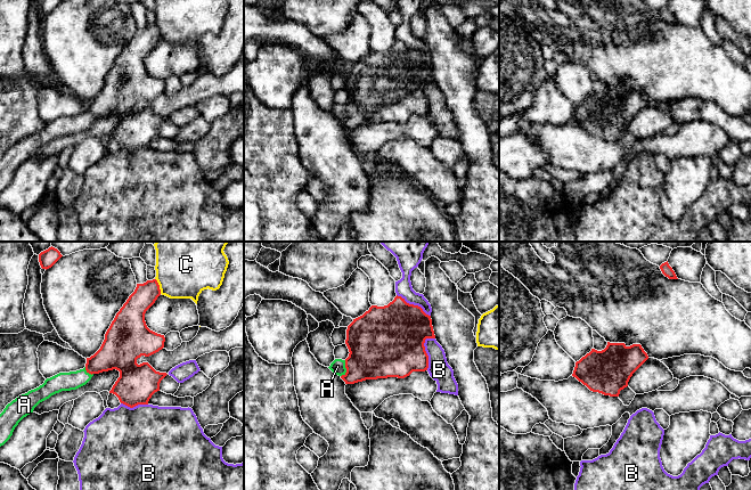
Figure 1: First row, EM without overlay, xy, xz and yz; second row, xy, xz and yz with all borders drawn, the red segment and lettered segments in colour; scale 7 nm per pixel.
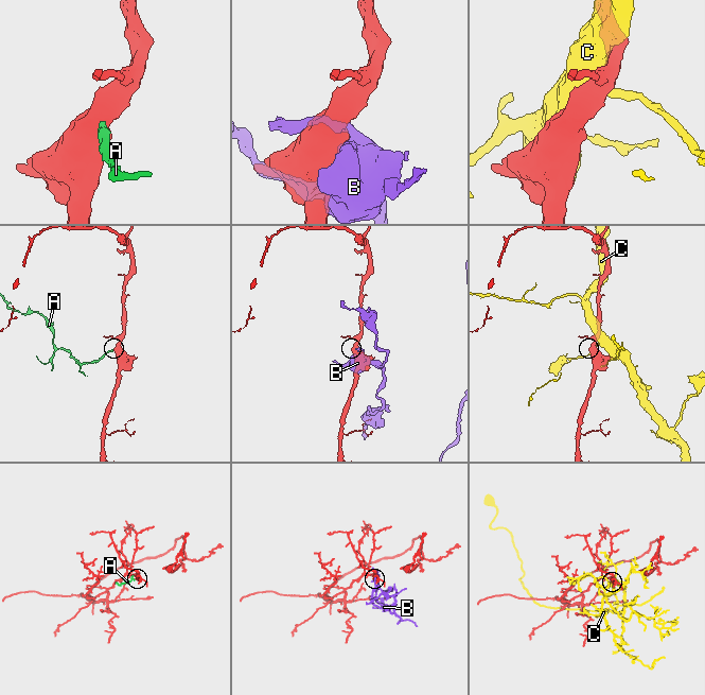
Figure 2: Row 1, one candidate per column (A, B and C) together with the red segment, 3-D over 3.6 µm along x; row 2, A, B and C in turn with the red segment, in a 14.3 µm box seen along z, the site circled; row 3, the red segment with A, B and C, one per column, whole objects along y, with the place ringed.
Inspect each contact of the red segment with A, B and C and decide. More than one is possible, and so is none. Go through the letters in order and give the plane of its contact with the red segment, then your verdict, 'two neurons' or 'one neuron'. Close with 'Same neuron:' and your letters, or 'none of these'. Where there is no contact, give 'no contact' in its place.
A: contact in xz; one neuron
B: contact in xz; two neurons
C: contact in xy; two neurons
Same neuron: A

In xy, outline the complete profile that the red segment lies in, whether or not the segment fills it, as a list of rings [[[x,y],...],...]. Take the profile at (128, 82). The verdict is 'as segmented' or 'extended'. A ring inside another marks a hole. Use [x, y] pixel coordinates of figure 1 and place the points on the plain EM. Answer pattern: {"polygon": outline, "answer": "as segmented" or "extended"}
{"polygon": [[[156,24],[137,28],[107,74],[100,93],[87,103],[83,114],[59,117],[8,148],[0,158],[0,191],[40,147],[62,136],[76,134],[85,130],[95,119],[103,116],[120,116],[109,138],[115,139],[121,148],[130,153],[148,149],[152,140],[160,136],[161,125],[168,120],[156,116],[148,107],[137,108],[141,100],[149,101],[164,92],[164,80],[150,75],[145,66],[146,56],[160,40]]], "answer": "extended"}

